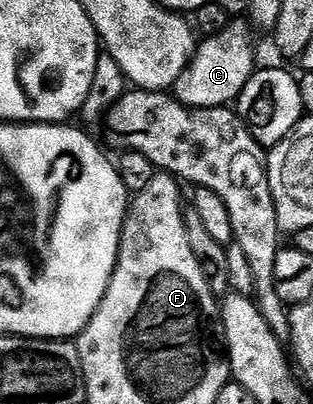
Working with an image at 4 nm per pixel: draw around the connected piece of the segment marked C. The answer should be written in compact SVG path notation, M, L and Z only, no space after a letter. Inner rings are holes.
M231 21L224 33L207 35L197 44L193 58L174 82L172 94L184 107L195 111L213 107L230 107L253 77L254 35L251 24L246 21ZM251 31L251 32L250 32Z

